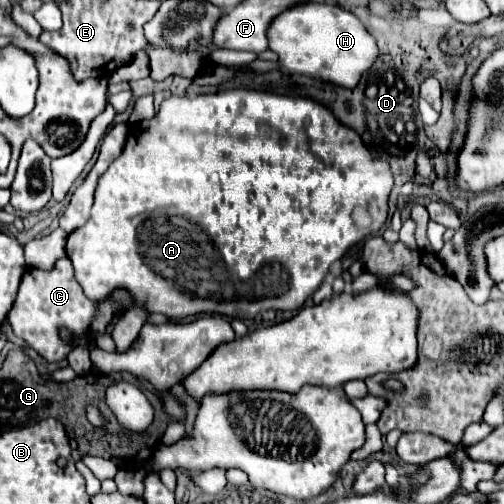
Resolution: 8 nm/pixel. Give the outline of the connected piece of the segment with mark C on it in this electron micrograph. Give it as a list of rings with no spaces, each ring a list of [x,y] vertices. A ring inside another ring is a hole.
[[[63,257],[61,261],[57,261],[57,265],[51,273],[27,269],[25,277],[21,279],[17,301],[13,305],[13,331],[17,337],[25,339],[25,343],[29,343],[29,347],[35,349],[41,357],[45,357],[47,361],[59,363],[59,361],[63,361],[63,357],[67,357],[67,353],[73,349],[73,345],[65,345],[65,341],[61,341],[61,337],[57,337],[57,329],[61,325],[65,325],[65,327],[73,329],[73,333],[77,333],[77,335],[87,333],[87,329],[93,321],[95,309],[97,309],[97,305],[93,305],[93,301],[89,301],[85,297],[81,285],[75,279],[70,259]]]

